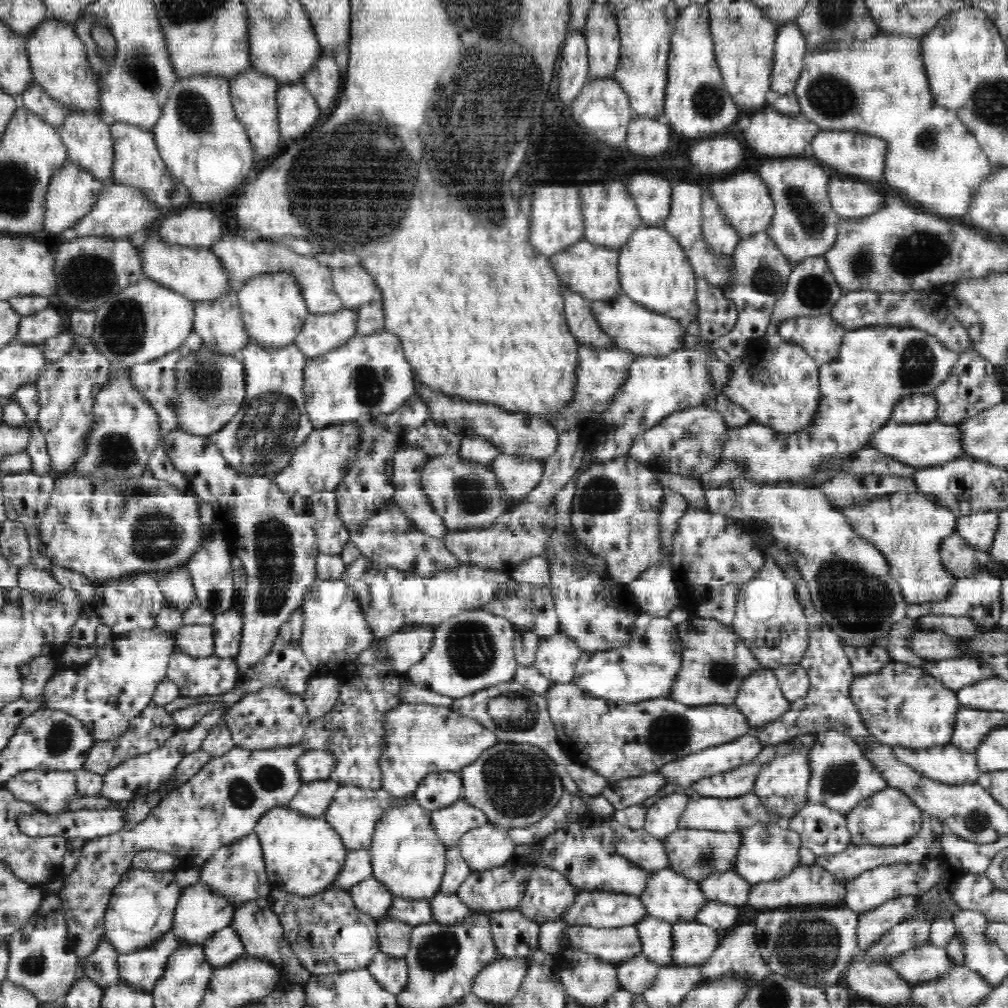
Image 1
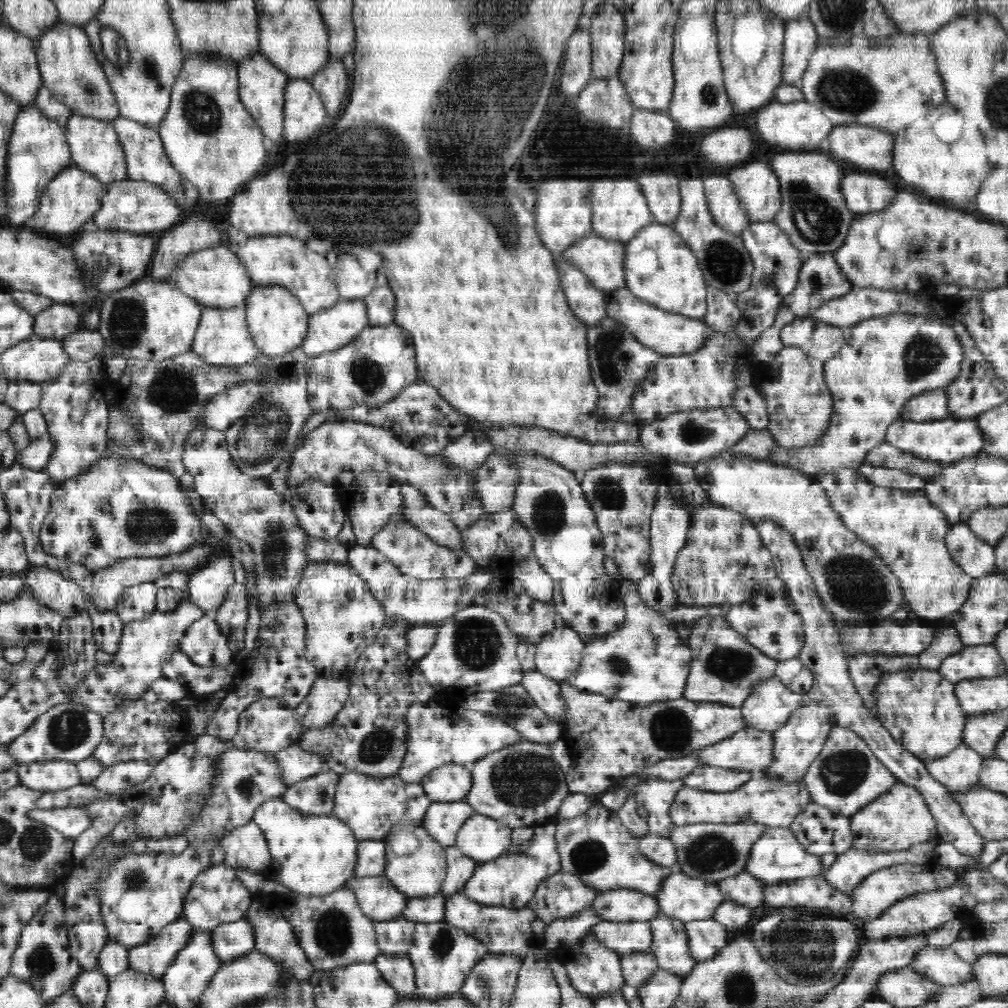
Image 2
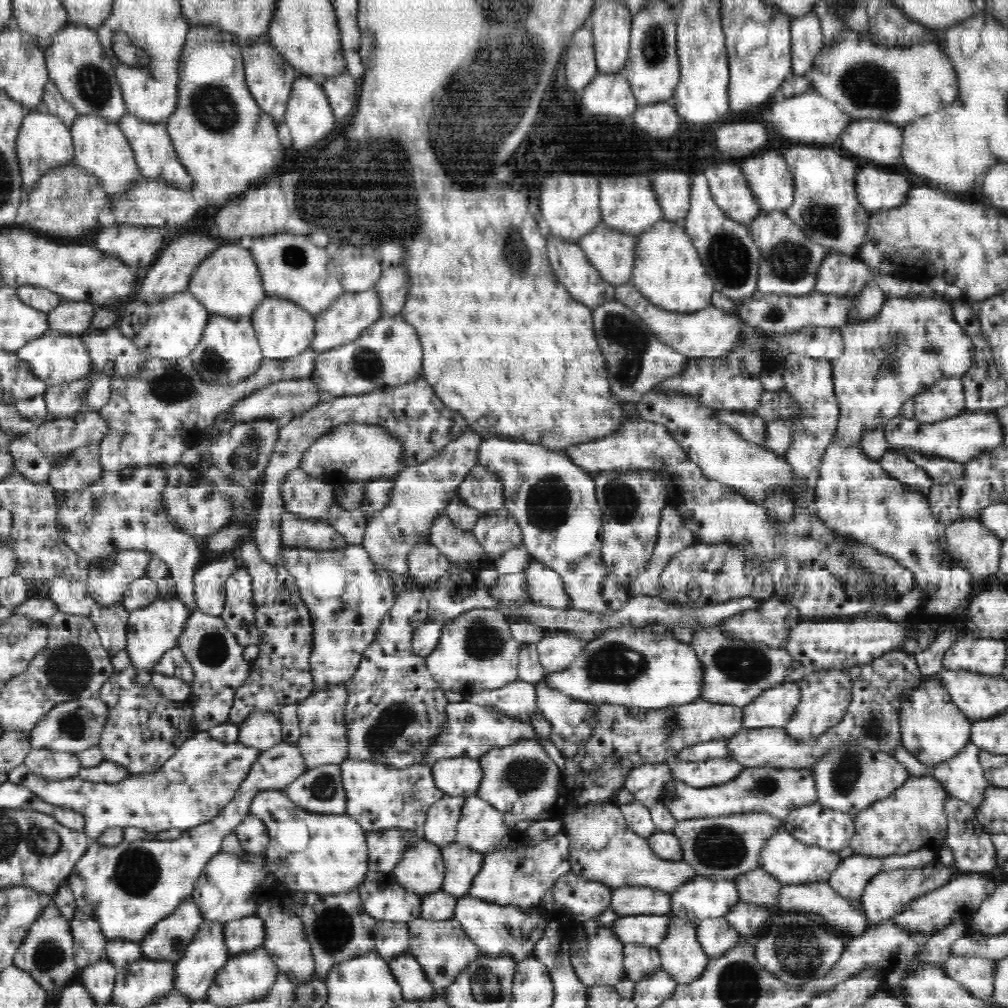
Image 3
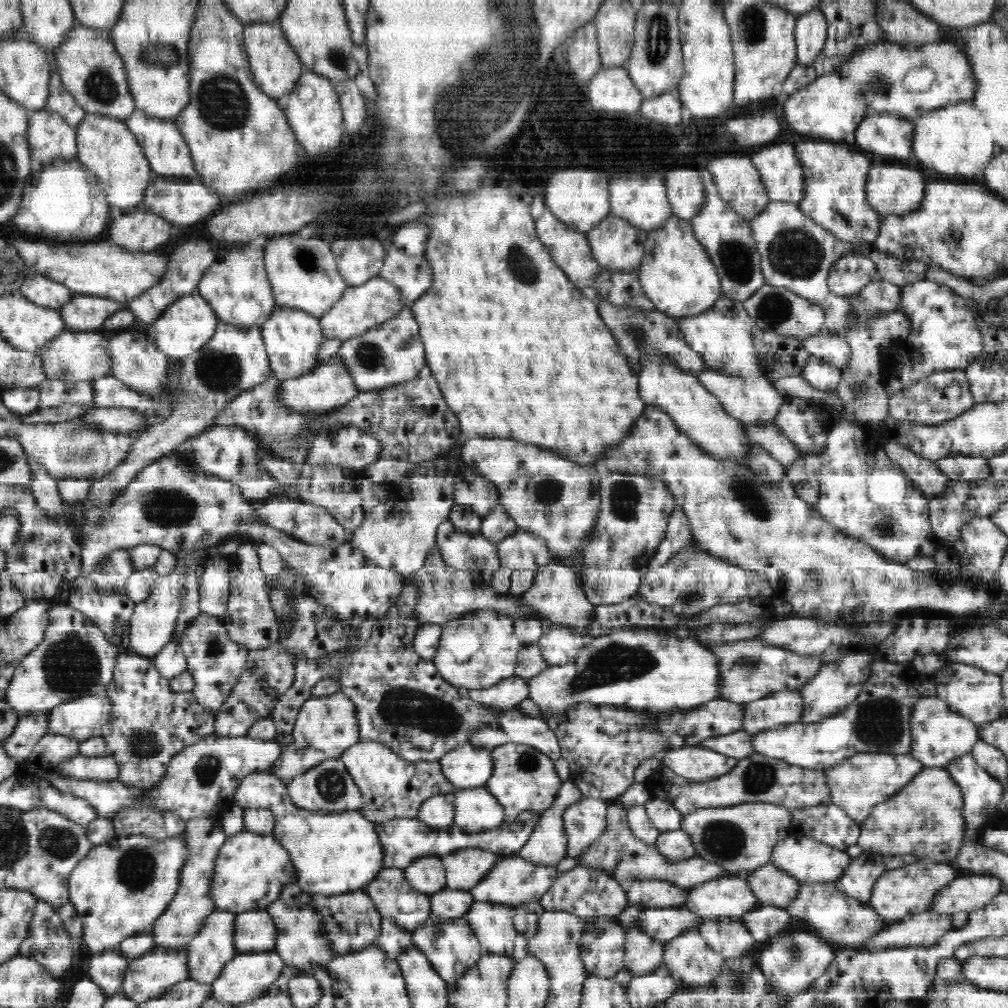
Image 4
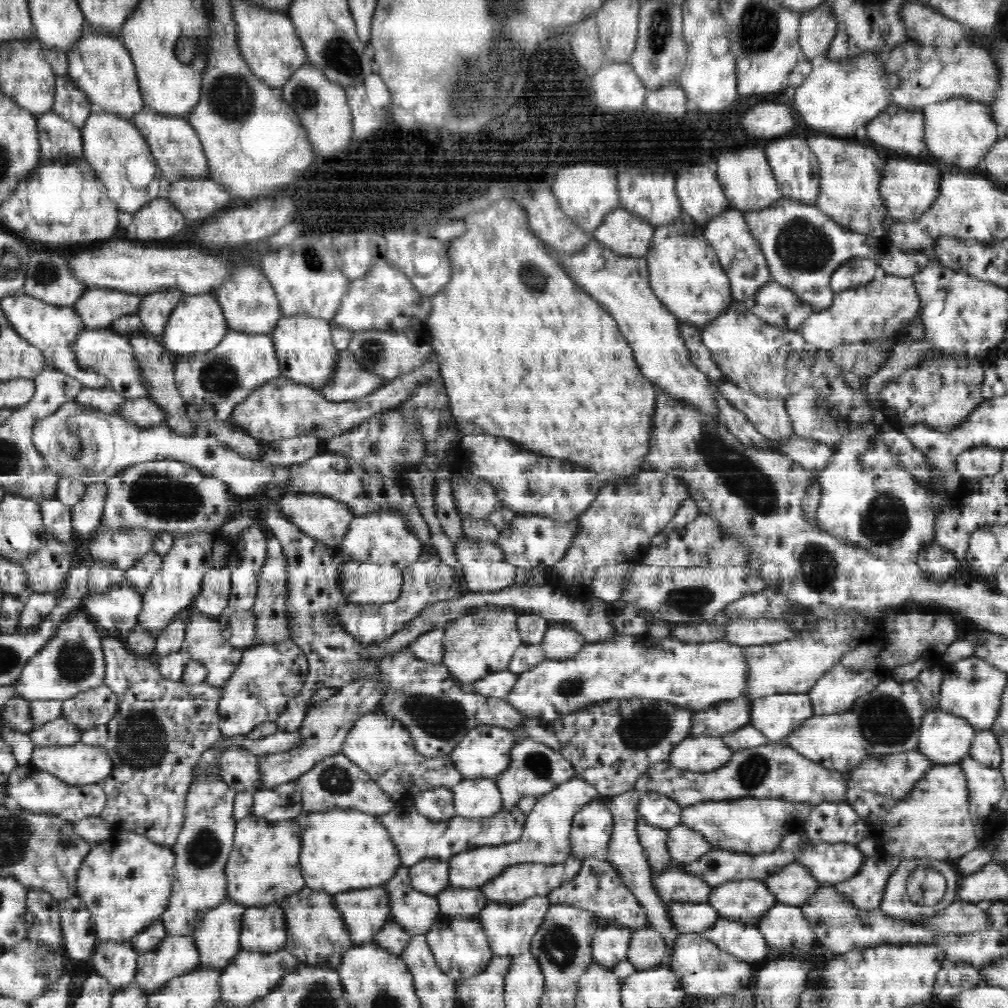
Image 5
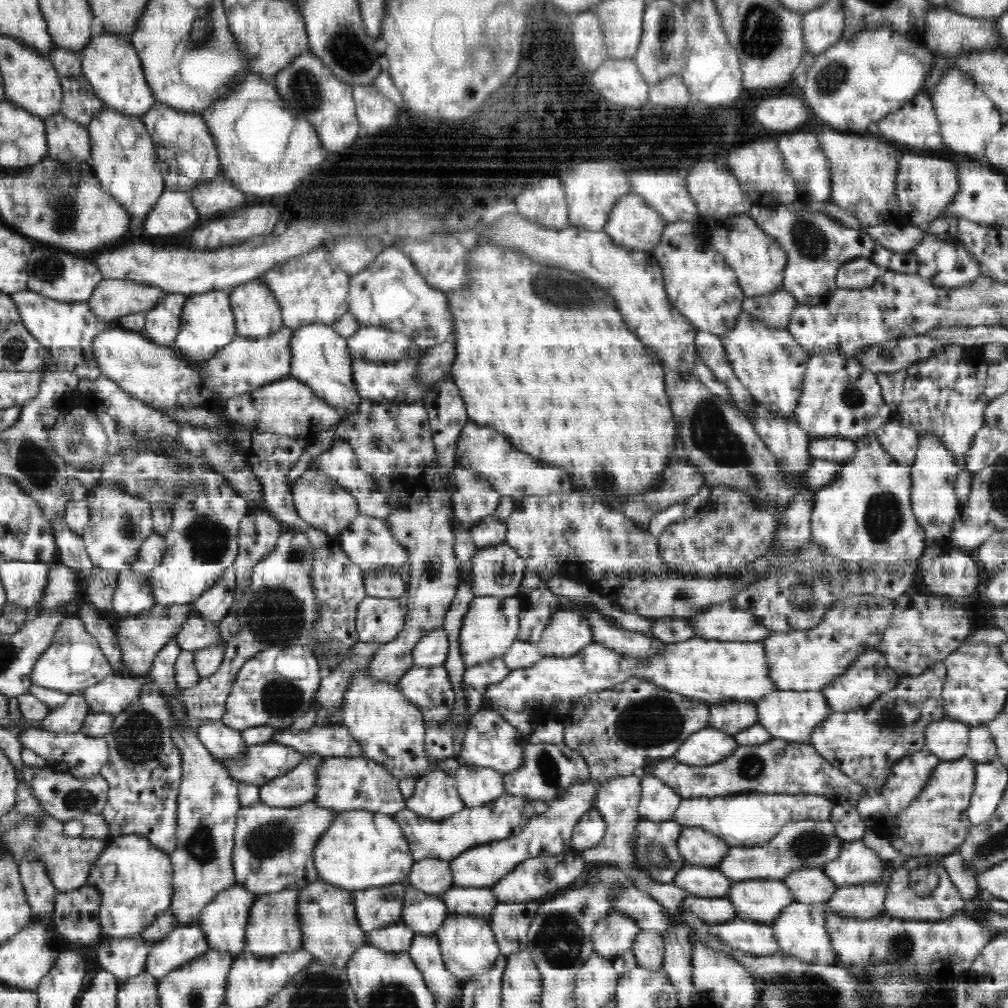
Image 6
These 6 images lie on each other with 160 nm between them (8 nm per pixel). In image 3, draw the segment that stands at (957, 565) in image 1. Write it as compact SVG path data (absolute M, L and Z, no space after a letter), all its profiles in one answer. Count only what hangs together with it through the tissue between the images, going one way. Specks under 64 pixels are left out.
M978 518L960 519L946 526L945 536L951 556L956 559L974 578L990 576L999 570L1002 541L986 526L982 526Z

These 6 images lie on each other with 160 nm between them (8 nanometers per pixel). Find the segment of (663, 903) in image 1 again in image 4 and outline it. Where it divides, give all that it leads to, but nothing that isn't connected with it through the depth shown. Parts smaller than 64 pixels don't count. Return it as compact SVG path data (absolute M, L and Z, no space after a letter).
M745 875L716 878L716 880L710 880L710 882L704 882L700 886L690 888L689 892L688 900L686 900L684 906L686 906L688 911L694 913L698 919L702 920L719 918L740 920L750 910L756 910L761 907L758 899L754 897L754 893L748 887Z

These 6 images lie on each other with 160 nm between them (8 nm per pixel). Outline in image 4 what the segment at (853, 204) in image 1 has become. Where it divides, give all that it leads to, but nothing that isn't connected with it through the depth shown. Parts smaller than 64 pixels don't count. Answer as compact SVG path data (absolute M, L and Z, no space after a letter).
M873 164L865 186L866 200L882 216L906 214L923 202L926 185L916 168Z

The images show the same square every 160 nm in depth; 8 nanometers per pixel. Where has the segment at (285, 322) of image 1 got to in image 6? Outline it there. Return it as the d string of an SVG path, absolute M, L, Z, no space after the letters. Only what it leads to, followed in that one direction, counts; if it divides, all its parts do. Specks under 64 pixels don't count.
M312 323L295 329L291 340L291 374L293 379L306 383L313 394L324 400L329 406L342 410L347 416L360 413L364 405L360 399L359 388L355 386L352 372L353 357L350 354L346 338L342 338L333 325Z

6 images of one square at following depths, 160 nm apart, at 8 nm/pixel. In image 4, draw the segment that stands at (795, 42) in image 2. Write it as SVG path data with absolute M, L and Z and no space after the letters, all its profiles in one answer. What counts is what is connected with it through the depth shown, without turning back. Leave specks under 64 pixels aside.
M818 8L799 15L795 24L797 64L811 66L822 52L827 37L827 20Z

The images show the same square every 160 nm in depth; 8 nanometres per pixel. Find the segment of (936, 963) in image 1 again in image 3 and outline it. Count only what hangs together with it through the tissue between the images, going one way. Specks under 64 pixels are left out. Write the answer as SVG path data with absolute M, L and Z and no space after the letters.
M950 956L940 967L974 998L989 999L993 993L995 961L992 959Z

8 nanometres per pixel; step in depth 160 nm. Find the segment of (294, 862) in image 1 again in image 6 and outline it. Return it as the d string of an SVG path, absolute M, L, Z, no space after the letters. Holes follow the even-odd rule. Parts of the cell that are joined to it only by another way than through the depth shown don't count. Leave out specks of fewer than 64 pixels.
M202 719L196 733L218 761L236 758L246 752L247 744L241 731L226 726L221 719ZM368 810L338 811L336 816L312 853L320 880L350 891L394 885L407 879L415 859L395 818Z

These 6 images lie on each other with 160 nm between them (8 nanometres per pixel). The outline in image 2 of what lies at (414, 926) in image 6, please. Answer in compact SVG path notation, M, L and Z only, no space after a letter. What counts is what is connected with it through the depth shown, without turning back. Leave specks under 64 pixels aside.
M383 874L351 879L348 887L356 895L362 912L375 922L400 918L409 900Z

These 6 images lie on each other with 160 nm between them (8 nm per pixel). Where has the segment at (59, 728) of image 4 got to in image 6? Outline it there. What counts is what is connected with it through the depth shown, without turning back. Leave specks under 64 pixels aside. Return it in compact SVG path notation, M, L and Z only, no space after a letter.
M111 675L102 682L83 690L83 697L89 708L89 713L120 714L130 703L140 695L141 688L149 679L138 676Z

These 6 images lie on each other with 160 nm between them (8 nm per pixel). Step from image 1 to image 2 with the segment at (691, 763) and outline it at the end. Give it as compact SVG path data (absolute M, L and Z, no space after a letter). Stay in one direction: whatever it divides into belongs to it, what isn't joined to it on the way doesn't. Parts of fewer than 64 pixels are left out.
M747 726L730 738L699 750L699 764L759 774L773 761L772 732Z

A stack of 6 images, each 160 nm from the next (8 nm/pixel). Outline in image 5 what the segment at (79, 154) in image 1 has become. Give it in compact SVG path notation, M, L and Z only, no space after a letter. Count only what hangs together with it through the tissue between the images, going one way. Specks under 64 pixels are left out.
M93 109L80 129L83 134L82 157L94 168L108 196L117 202L121 211L138 212L148 202L159 198L160 169L151 155L149 144L131 119Z

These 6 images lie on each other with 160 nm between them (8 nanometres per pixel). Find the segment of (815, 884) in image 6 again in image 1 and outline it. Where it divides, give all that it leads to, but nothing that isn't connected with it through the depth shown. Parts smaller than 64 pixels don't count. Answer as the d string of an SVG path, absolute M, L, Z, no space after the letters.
M735 871L710 875L700 881L699 886L708 901L731 906L747 904L752 890L752 885Z

